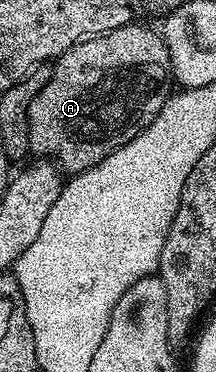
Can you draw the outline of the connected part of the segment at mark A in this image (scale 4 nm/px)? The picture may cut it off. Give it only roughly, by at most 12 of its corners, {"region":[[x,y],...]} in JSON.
{"region":[[138,21],[73,45],[29,105],[68,176],[151,124],[169,51]]}

